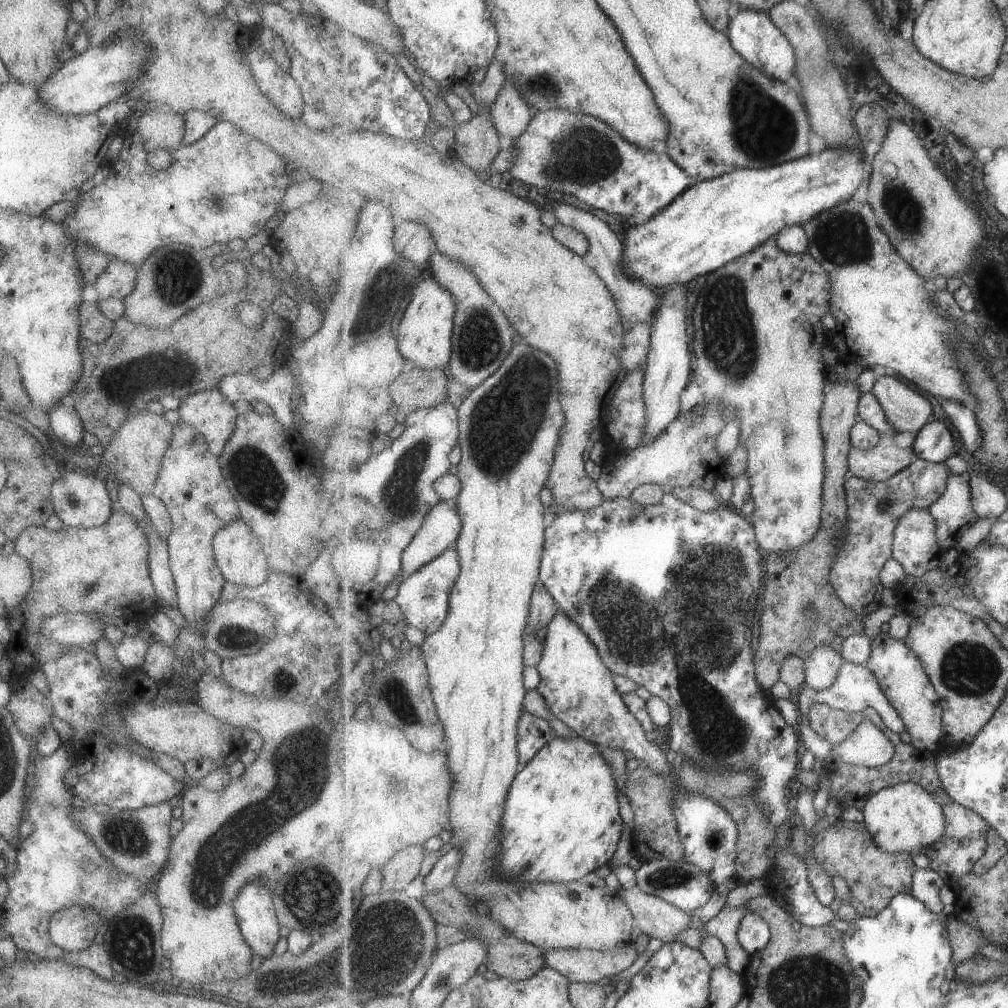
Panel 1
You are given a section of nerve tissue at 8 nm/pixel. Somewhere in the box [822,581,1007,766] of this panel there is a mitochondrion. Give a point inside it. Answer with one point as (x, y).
(970, 669)

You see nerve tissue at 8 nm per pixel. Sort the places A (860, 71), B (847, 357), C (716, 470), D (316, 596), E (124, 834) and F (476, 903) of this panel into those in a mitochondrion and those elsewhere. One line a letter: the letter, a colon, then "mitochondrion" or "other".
A: other
B: other
C: other
D: other
E: mitochondrion
F: other

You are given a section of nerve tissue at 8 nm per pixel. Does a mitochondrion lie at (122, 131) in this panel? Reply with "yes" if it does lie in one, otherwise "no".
no

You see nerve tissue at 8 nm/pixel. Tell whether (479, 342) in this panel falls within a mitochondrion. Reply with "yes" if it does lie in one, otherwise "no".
yes

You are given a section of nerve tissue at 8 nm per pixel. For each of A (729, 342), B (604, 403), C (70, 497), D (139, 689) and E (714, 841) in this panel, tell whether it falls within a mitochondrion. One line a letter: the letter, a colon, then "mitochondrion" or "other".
A: mitochondrion
B: other
C: mitochondrion
D: other
E: other

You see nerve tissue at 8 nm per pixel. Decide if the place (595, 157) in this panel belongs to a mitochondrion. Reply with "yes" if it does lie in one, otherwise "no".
yes

